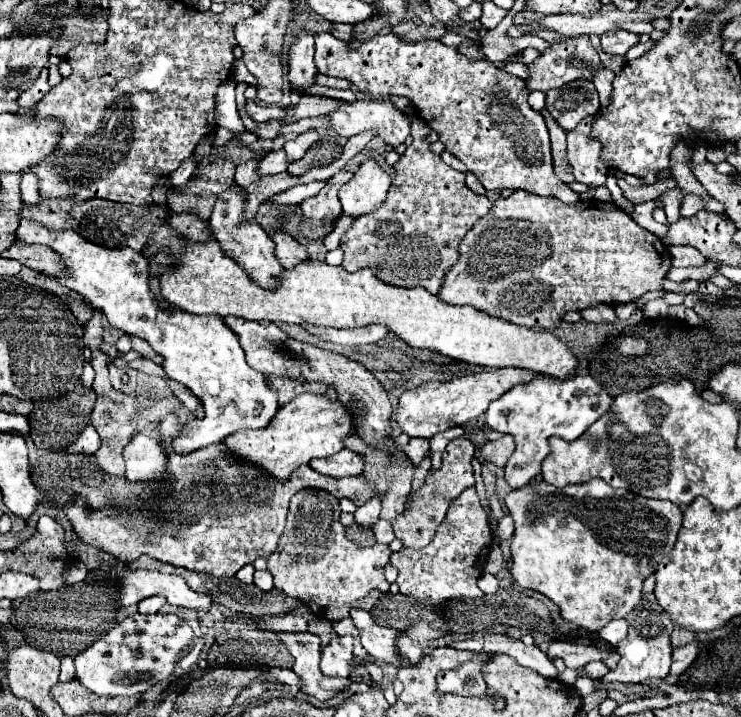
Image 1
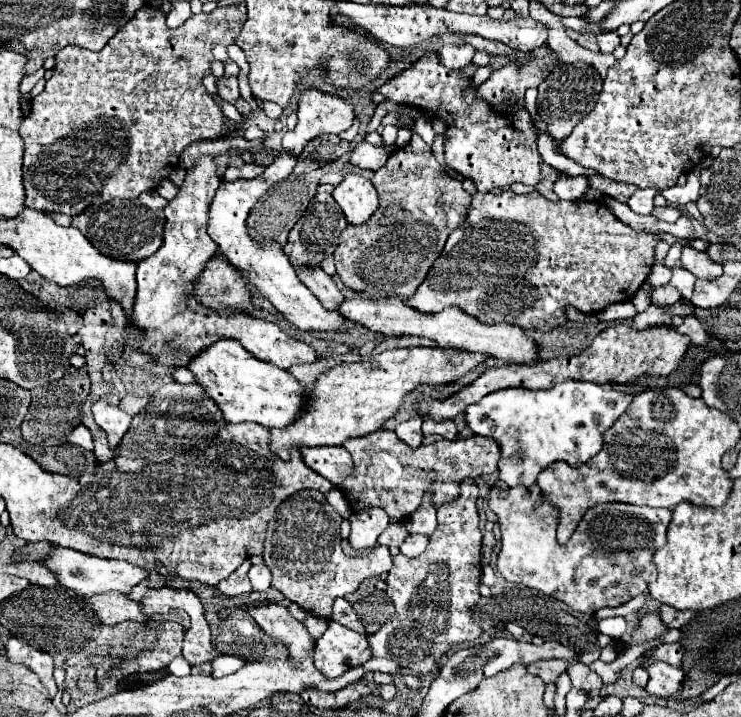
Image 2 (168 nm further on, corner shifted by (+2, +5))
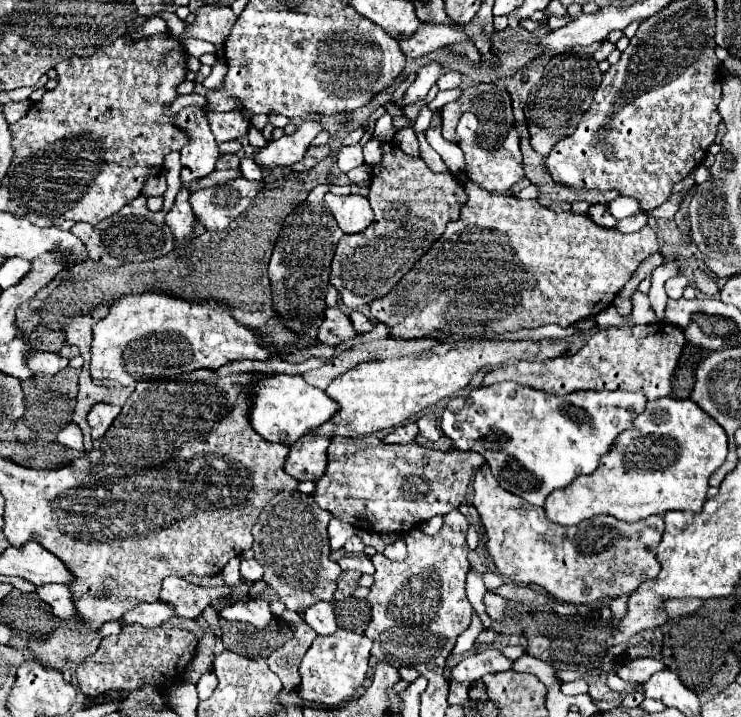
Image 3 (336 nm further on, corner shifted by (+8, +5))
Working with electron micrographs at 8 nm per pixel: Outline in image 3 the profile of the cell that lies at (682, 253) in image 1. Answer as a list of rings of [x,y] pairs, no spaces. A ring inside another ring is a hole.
[[[693,271],[693,279],[695,279],[695,285],[697,285],[697,289],[699,291],[703,291],[705,295],[717,295],[719,293],[719,287],[717,287],[717,283],[715,283],[715,279],[711,277],[711,275],[705,275],[703,271]]]

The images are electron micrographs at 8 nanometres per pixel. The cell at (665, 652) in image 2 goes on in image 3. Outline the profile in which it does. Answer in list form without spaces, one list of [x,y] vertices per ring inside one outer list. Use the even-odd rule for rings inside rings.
[[[635,659],[635,661],[629,661],[625,665],[621,665],[617,669],[617,675],[625,681],[625,683],[637,683],[637,685],[643,685],[645,681],[649,681],[649,677],[657,671],[665,669],[665,665],[657,659]]]

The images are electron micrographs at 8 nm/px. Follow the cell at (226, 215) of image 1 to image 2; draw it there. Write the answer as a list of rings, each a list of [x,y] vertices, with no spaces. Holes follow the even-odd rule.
[[[279,151],[275,161],[263,171],[263,175],[255,179],[237,179],[237,181],[223,181],[211,201],[209,207],[209,227],[207,233],[211,239],[217,241],[219,251],[225,253],[225,257],[247,275],[247,281],[263,295],[267,297],[273,307],[283,313],[287,321],[291,321],[301,331],[309,333],[321,333],[321,331],[347,331],[347,319],[339,315],[337,311],[323,309],[319,305],[319,299],[297,279],[291,261],[287,255],[283,255],[283,247],[275,241],[259,243],[253,237],[249,237],[247,229],[247,213],[253,209],[253,205],[259,201],[259,197],[277,181],[283,181],[287,175],[291,175],[293,167],[297,163],[297,157],[291,157],[291,153]]]

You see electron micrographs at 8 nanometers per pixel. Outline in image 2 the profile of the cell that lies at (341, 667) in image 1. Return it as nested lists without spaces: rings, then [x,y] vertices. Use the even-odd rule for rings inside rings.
[[[333,621],[315,645],[315,667],[329,679],[343,675],[349,667],[363,665],[367,659],[371,659],[367,637]]]

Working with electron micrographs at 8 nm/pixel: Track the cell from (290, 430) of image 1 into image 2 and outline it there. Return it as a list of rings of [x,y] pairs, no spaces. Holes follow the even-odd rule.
[[[407,347],[373,355],[361,363],[343,363],[317,377],[311,397],[307,397],[307,409],[295,425],[287,425],[287,429],[269,429],[271,451],[287,461],[293,447],[341,447],[349,439],[369,435],[381,429],[383,423],[397,413],[403,397],[417,389],[419,383],[431,383],[433,387],[451,383],[485,359],[487,355],[483,357],[483,353],[469,353],[461,349]]]

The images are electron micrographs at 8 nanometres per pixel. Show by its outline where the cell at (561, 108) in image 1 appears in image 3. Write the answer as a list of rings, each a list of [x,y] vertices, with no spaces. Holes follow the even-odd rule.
[[[575,51],[563,53],[553,57],[545,65],[543,77],[535,83],[523,107],[525,121],[529,127],[531,147],[539,155],[547,157],[557,141],[569,137],[577,129],[583,113],[589,109],[593,101],[599,83],[601,83],[601,71],[597,67],[597,61],[589,53],[575,53]]]

